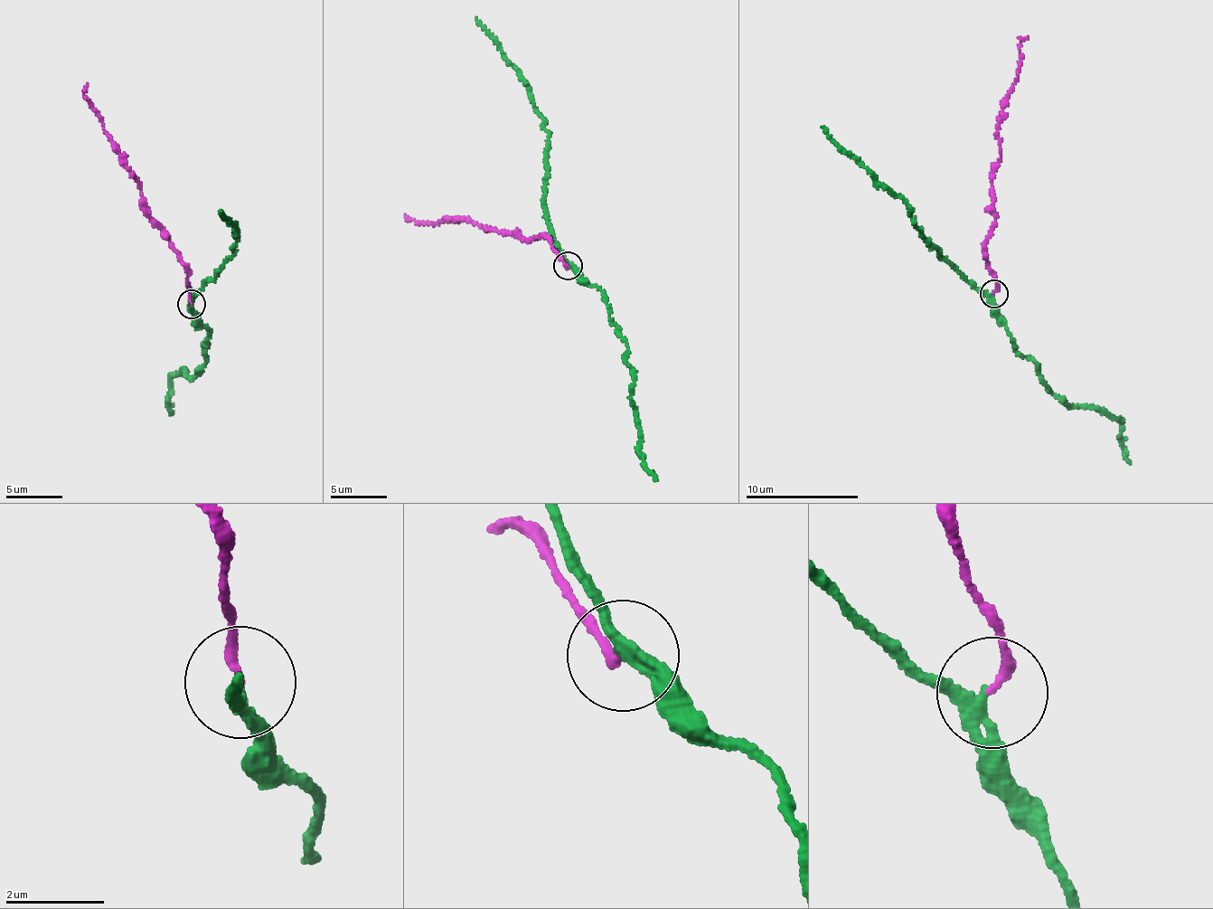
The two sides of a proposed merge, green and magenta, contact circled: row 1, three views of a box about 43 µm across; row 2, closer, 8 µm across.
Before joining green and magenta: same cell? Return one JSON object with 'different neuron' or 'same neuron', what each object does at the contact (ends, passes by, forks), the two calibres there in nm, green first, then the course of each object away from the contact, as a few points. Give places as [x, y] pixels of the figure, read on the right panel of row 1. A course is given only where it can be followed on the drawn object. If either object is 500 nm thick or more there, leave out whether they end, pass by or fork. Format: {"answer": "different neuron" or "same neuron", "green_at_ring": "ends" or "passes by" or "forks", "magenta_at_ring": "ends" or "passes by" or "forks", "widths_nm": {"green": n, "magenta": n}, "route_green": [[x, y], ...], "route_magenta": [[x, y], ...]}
{"answer": "different neuron", "green_at_ring": "passes by", "magenta_at_ring": "ends", "widths_nm": {"green": 220, "magenta": 190}, "route_green": [[993, 294], [969, 281], [942, 257], [921, 228], [916, 226], [907, 203], [822, 127]], "route_magenta": [[993, 294], [996, 276], [986, 248], [995, 220], [997, 127], [1015, 80], [1020, 42], [1028, 36]]}

